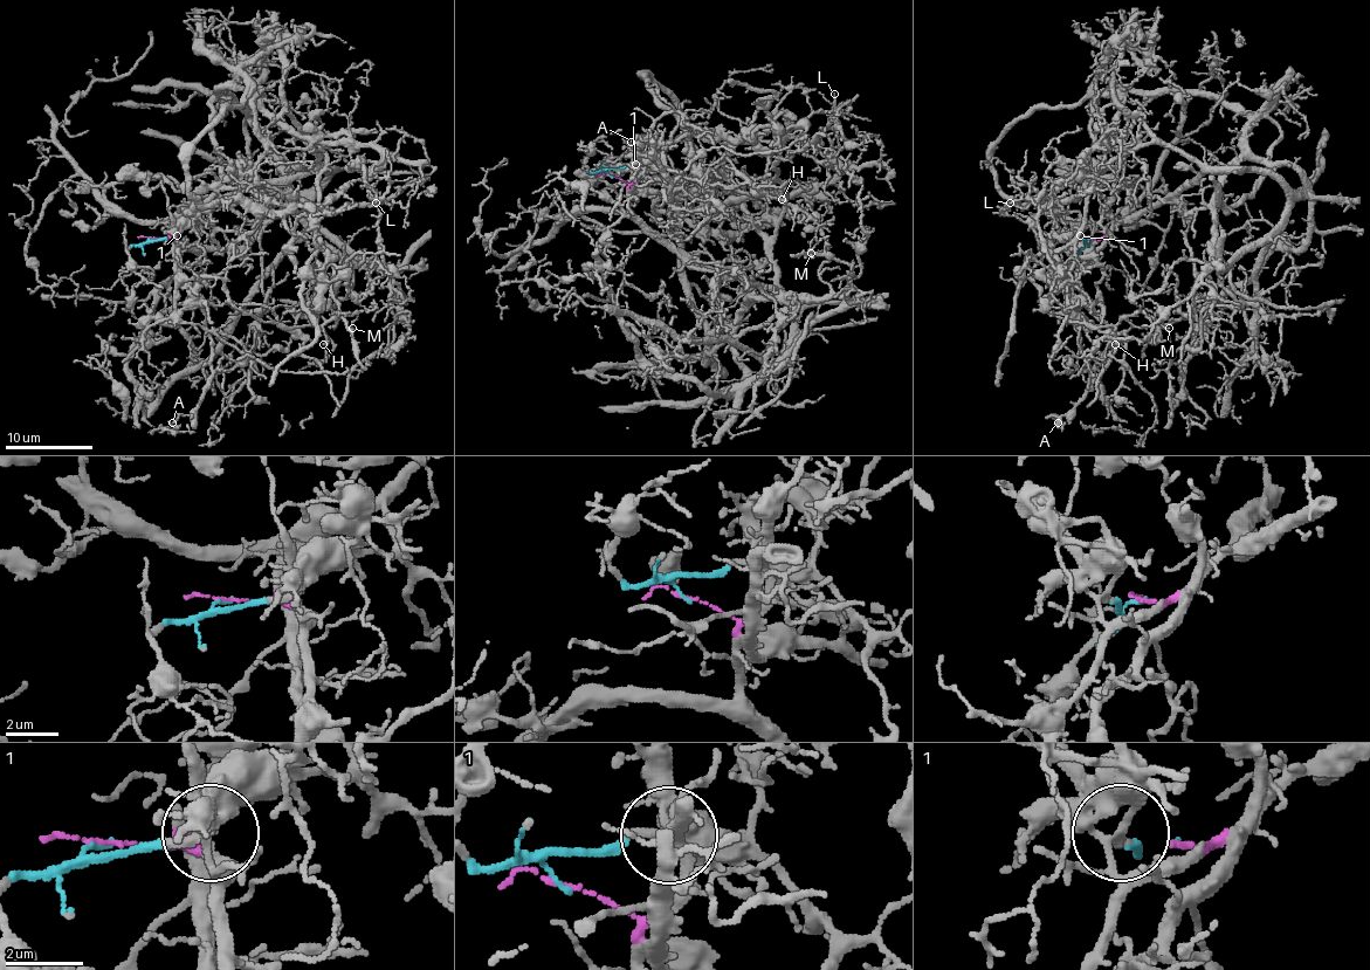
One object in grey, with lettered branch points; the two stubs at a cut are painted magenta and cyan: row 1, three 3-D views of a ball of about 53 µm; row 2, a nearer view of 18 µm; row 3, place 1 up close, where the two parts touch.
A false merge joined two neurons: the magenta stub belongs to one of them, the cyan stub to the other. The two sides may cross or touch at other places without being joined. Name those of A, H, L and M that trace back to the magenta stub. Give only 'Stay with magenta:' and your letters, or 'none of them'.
Stay with magenta: H, M

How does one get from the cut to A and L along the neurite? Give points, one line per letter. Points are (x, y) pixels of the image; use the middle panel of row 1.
A: (610, 177), (634, 164), (660, 190), (634, 194), (634, 166), (652, 166), (669, 199), (652, 142), (632, 142)
L: (610, 177), (652, 164), (680, 124), (757, 139), (796, 129), (827, 162), (833, 94)

